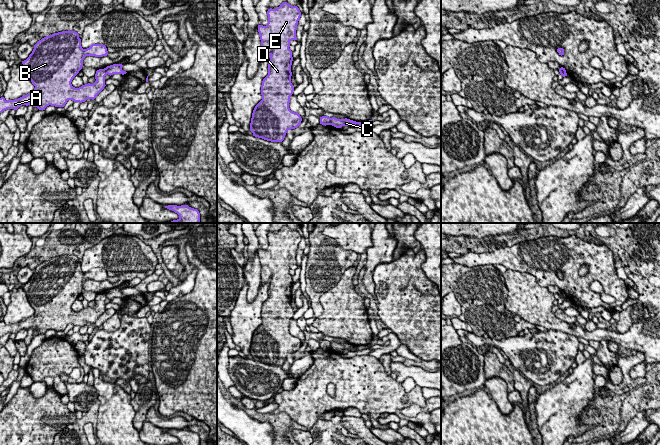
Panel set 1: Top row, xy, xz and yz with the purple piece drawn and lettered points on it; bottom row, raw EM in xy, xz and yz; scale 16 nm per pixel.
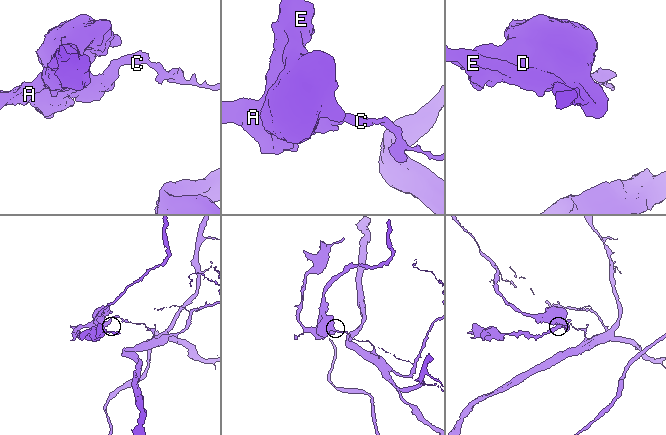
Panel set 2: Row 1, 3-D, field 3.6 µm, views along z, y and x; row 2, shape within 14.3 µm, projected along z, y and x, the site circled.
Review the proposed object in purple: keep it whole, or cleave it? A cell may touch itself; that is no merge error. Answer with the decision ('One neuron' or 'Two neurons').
Two neurons

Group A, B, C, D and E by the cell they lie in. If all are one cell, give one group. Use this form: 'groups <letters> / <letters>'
groups A B D E / C

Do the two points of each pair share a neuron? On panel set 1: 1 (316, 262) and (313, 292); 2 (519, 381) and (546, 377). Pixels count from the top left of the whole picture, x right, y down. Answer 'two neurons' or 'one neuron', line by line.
1: one neuron
2: two neurons

